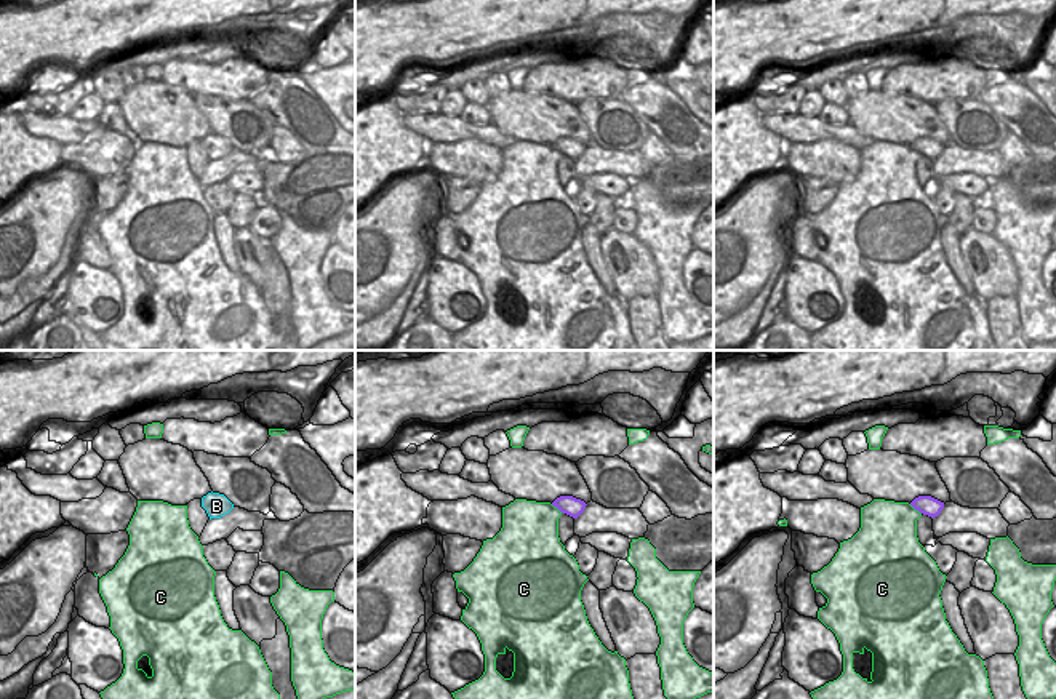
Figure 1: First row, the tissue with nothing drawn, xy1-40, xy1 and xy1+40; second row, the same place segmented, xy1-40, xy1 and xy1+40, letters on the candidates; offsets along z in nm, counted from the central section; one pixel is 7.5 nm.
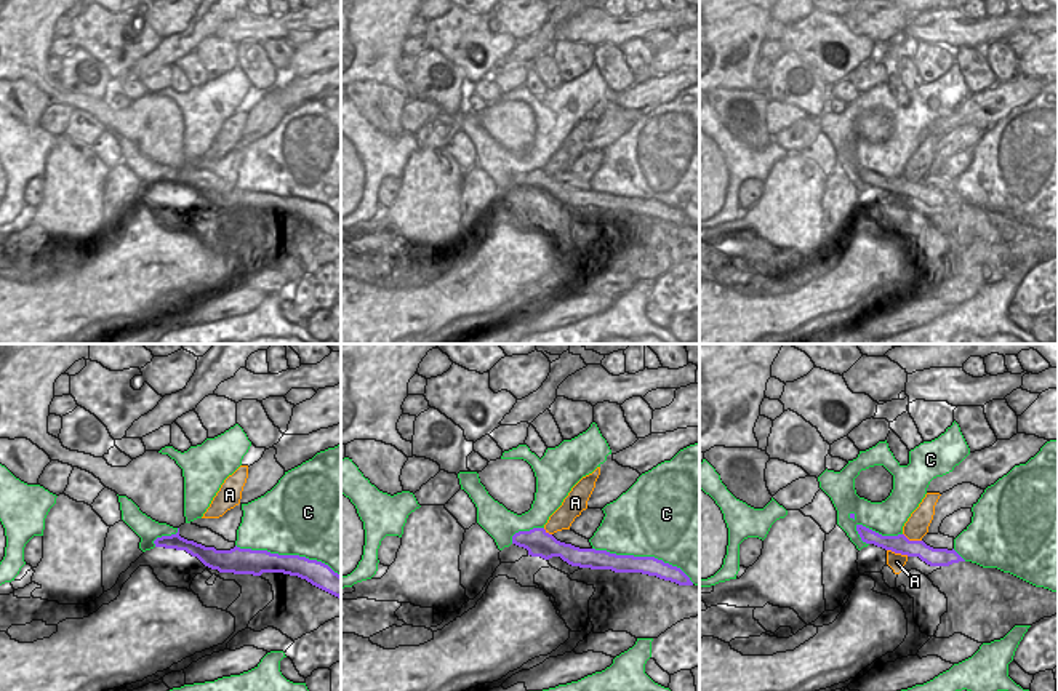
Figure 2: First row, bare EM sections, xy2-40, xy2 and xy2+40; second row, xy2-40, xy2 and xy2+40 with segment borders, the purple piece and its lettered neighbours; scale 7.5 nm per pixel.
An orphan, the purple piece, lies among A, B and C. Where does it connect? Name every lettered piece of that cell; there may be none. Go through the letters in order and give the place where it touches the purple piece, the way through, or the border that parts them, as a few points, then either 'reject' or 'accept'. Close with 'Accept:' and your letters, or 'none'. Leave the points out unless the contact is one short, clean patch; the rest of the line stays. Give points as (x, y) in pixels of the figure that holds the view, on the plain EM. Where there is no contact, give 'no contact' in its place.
A: contact xy2+40 (898, 194); border xy2+40 (887, 191), (908, 197); reject
B: no contact; accept
C: contact xy2-40 (288, 197); reject
Accept: B

